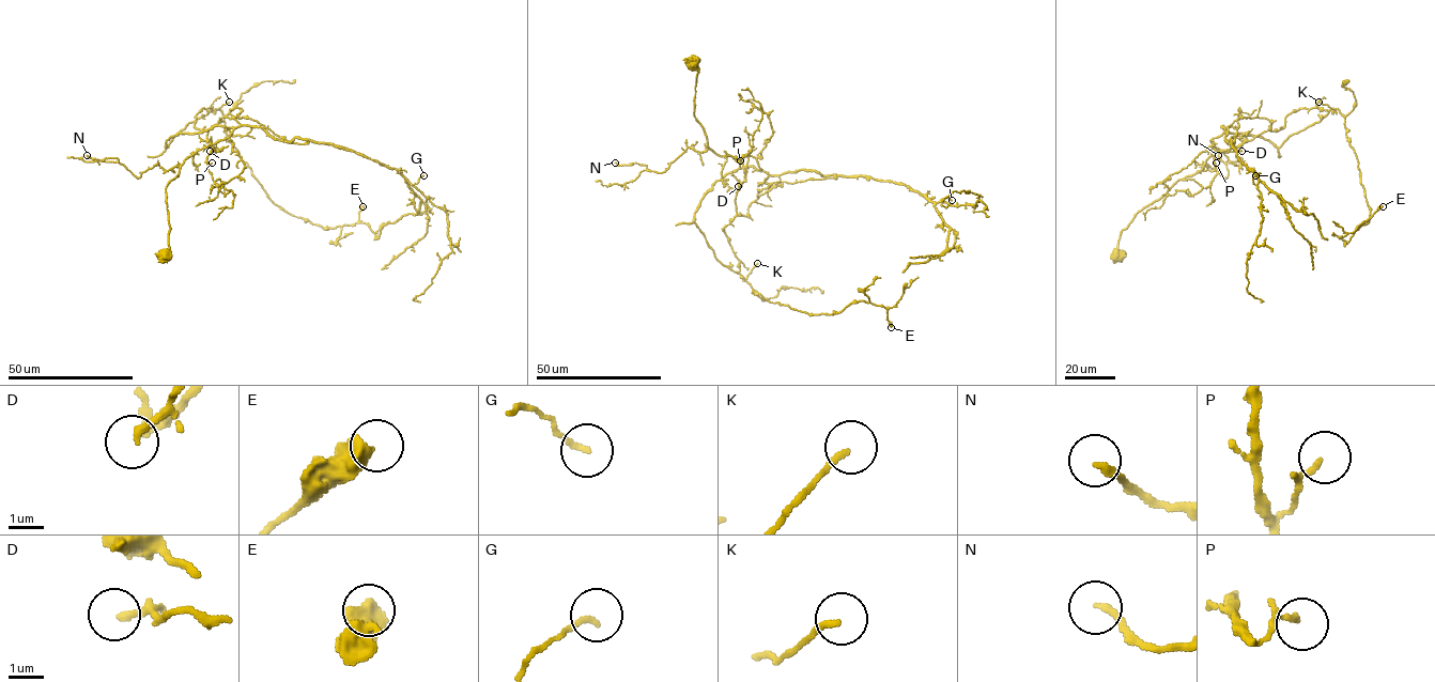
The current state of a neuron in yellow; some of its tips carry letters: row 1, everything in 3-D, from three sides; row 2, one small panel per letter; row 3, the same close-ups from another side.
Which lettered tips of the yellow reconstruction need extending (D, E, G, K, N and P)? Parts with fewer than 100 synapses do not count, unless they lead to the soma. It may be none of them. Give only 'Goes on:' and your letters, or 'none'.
Goes on: none

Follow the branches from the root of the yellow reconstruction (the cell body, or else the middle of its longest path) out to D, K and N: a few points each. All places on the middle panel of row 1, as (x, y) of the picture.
D: (693, 62), (697, 62), (698, 67), (694, 117), (713, 152), (741, 158), (745, 179), (738, 186)
K: (693, 62), (694, 117), (708, 146), (753, 156), (768, 174), (771, 187), (722, 229), (745, 279), (757, 263)
N: (693, 62), (698, 67), (694, 117), (708, 148), (688, 148), (660, 173), (646, 165), (615, 163)

